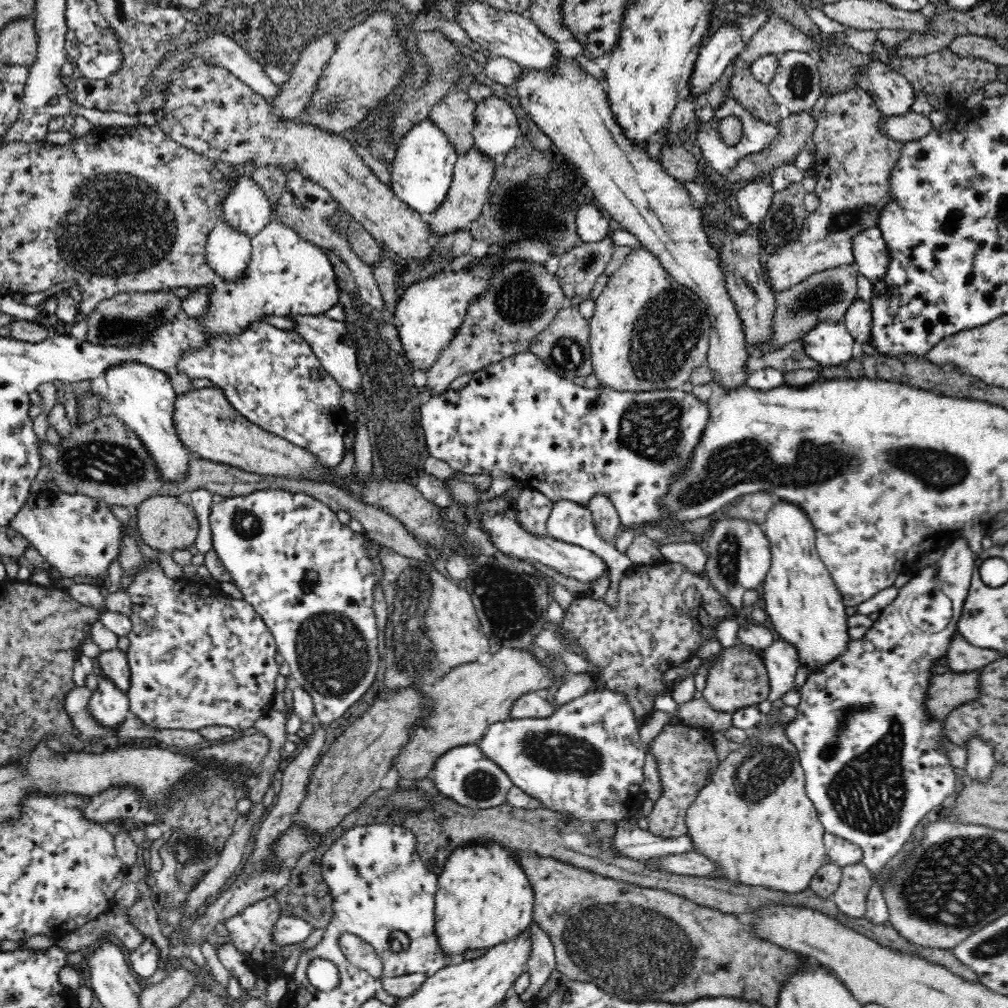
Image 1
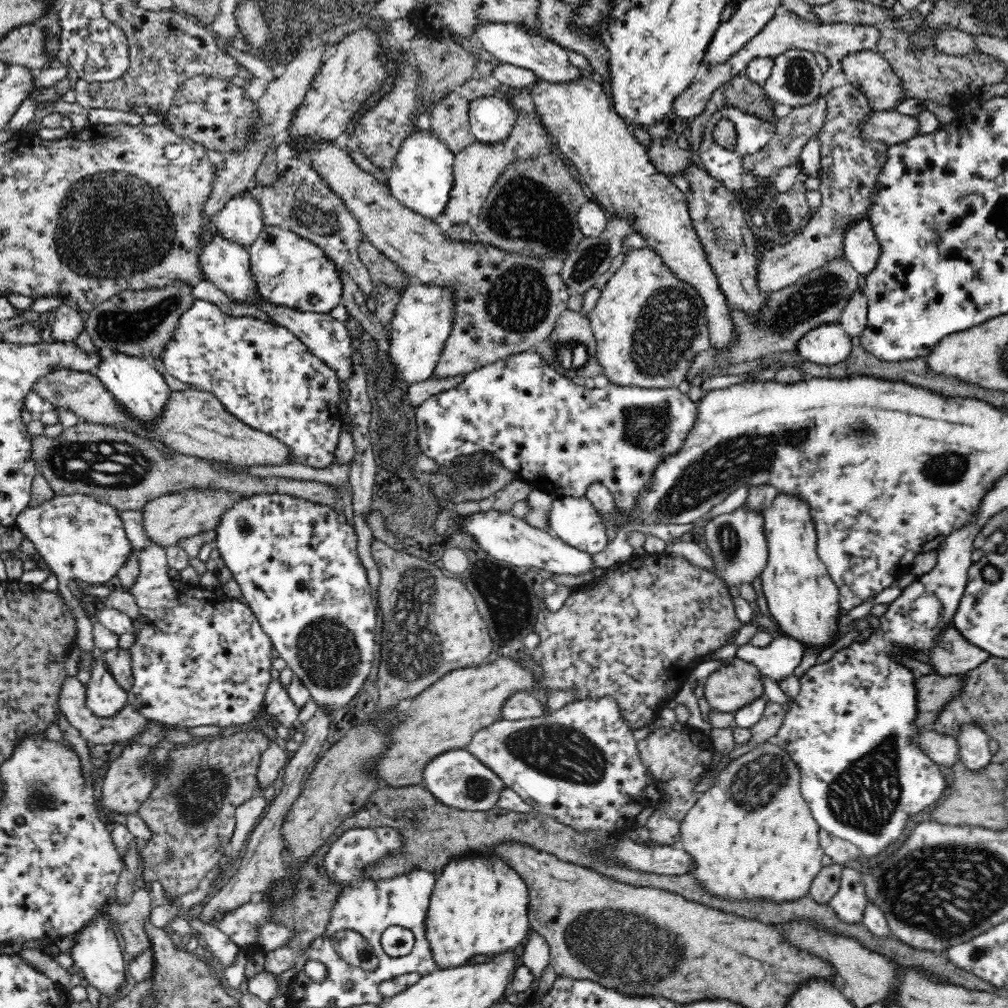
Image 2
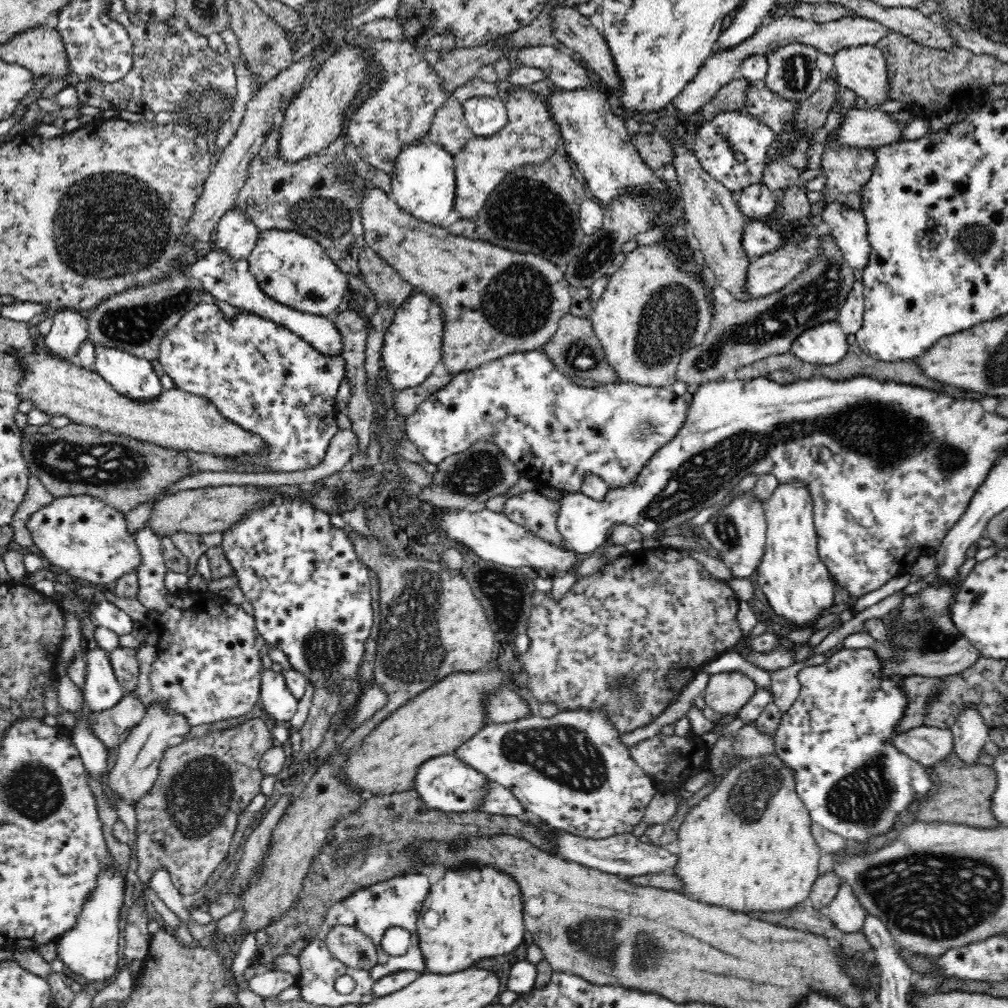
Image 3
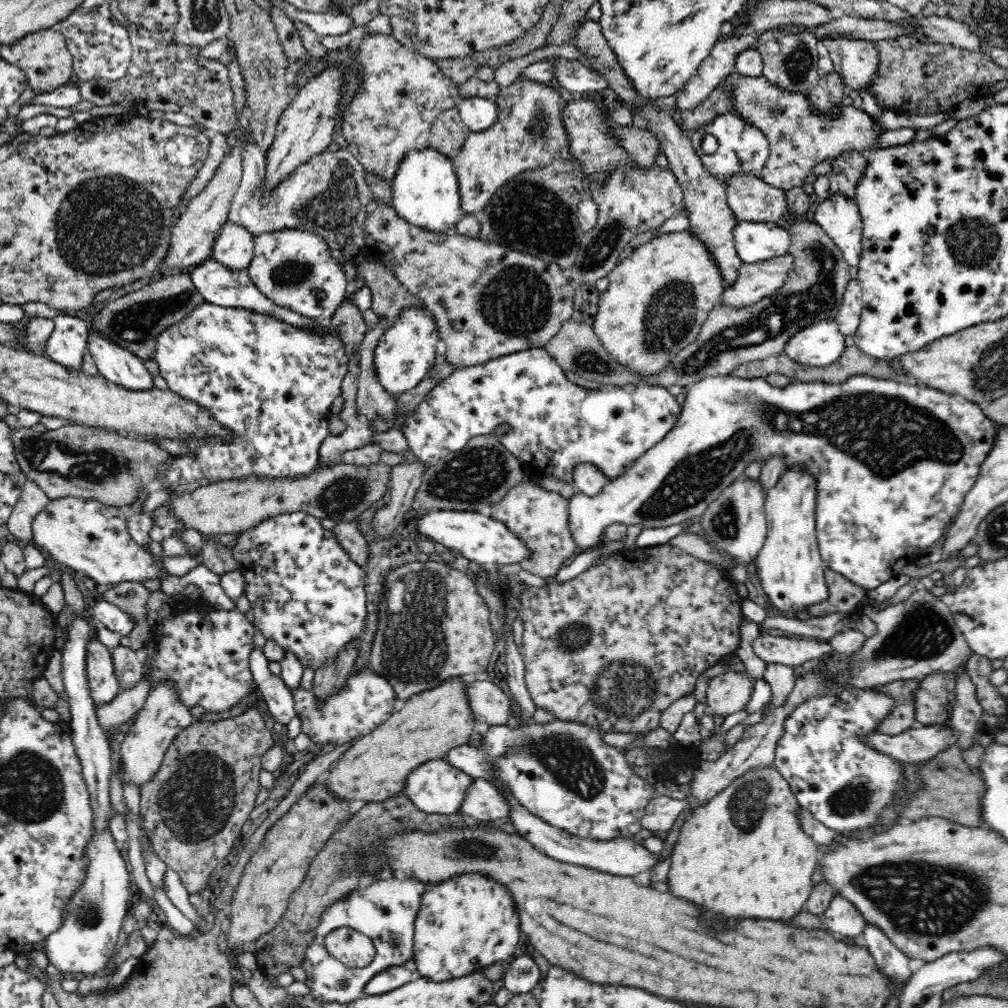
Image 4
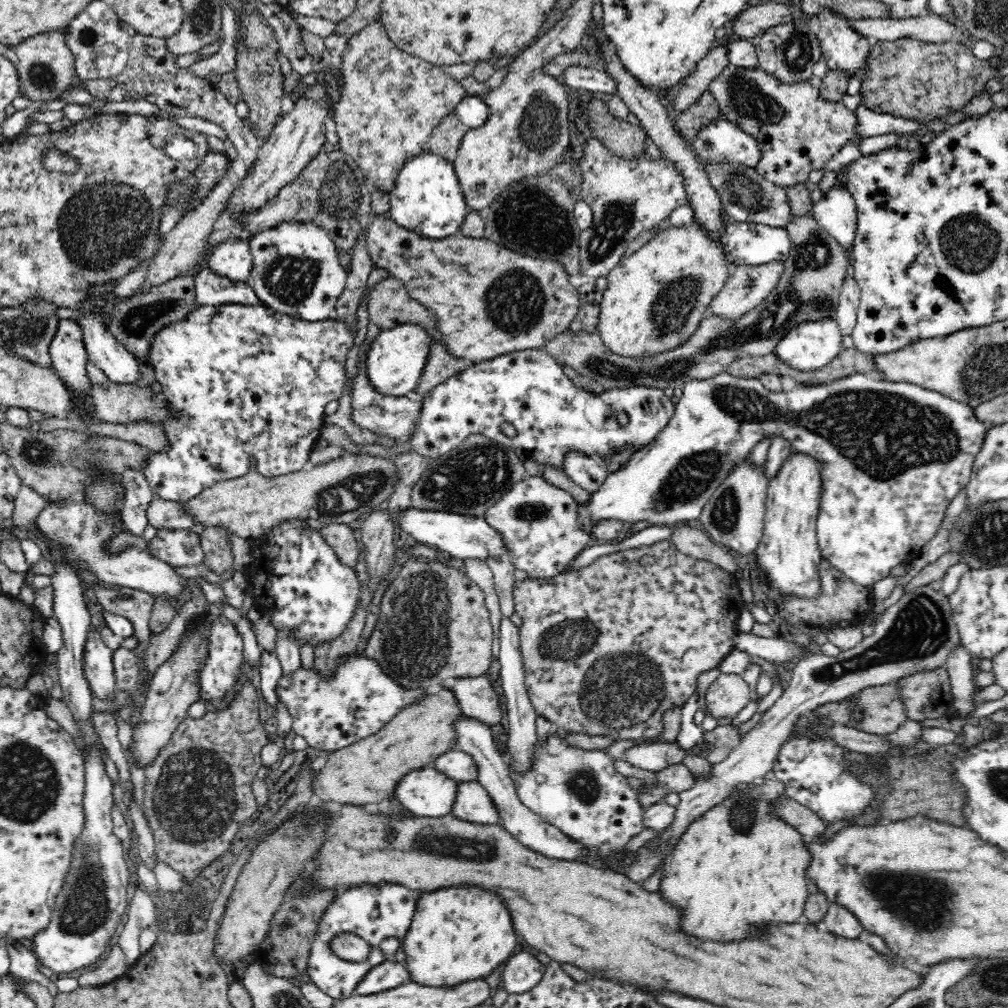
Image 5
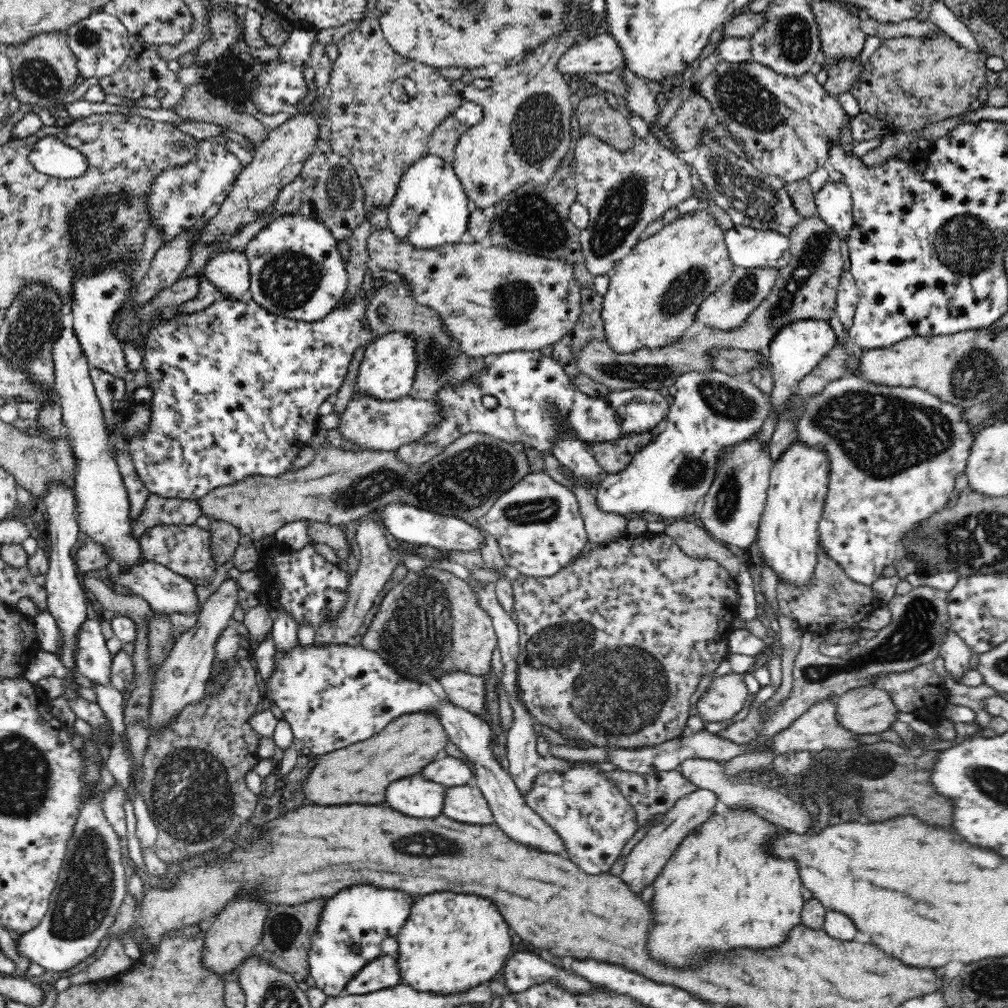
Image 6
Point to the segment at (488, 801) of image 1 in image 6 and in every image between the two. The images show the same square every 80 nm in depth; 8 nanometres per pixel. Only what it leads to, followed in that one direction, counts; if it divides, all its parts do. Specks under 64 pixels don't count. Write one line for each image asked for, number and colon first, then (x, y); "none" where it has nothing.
2: (458, 779)
3: (445, 783)
4: (434, 787)
5: (427, 792)
6: (415, 796)

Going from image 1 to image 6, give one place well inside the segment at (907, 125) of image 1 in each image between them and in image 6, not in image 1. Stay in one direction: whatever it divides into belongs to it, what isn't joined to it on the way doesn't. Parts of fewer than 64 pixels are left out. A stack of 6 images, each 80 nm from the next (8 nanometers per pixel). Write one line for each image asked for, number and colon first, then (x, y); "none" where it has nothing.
2: (890, 128)
3: (869, 128)
4: (800, 138)
5: (798, 132)
6: (787, 123)

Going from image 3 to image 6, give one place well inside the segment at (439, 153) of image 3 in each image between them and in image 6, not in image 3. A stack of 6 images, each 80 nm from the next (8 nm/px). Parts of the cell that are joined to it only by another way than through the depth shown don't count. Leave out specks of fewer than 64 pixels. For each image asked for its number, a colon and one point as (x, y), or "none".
4: (425, 192)
5: (427, 199)
6: (430, 209)

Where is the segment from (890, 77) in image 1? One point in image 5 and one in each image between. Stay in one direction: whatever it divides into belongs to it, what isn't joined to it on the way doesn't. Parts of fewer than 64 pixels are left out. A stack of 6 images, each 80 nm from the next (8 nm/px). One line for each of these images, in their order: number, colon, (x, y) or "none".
2: (869, 71)
3: (863, 69)
4: (856, 60)
5: (843, 47)

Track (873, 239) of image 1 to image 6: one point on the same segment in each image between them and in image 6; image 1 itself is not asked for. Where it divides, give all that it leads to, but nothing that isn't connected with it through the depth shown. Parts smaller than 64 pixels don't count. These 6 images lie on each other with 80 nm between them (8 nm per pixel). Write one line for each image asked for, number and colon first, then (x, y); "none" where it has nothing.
2: (862, 250)
3: (847, 226)
4: (839, 217)
5: (836, 212)
6: (834, 206)

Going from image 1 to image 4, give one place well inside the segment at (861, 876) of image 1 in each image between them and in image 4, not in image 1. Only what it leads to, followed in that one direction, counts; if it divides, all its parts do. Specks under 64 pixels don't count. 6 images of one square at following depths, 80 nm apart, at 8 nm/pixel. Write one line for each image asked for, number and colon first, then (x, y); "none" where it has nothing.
2: (849, 903)
3: (845, 911)
4: (842, 918)

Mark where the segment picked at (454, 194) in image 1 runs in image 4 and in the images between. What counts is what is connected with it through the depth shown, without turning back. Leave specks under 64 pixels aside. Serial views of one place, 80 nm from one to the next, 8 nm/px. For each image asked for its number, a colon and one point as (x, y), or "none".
2: (477, 168)
3: (531, 136)
4: (529, 133)

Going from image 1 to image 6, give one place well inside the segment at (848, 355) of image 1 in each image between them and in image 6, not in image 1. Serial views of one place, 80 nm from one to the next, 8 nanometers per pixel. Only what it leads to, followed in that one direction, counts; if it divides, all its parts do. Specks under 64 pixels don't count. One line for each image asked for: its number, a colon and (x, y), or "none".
2: (827, 344)
3: (825, 344)
4: (817, 345)
5: (809, 346)
6: (796, 349)

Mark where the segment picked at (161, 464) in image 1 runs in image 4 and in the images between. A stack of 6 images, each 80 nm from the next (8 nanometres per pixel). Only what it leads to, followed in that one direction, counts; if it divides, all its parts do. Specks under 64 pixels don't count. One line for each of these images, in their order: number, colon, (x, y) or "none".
2: (142, 391)
3: (131, 376)
4: (116, 365)

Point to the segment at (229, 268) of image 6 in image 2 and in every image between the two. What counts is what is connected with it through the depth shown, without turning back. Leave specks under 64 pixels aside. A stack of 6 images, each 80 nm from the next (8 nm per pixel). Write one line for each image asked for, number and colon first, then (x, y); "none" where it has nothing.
2: (241, 221)
3: (236, 235)
4: (234, 248)
5: (232, 259)

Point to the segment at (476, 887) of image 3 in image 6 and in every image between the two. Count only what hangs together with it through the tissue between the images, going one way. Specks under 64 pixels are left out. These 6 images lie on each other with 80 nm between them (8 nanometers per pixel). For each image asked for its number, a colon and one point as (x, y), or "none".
4: (462, 926)
5: (460, 934)
6: (450, 942)

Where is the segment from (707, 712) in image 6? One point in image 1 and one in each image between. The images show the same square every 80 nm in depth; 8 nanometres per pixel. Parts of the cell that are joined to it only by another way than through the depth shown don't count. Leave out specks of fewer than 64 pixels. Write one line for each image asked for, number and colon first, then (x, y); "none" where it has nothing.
1: (738, 679)
2: (731, 687)
3: (727, 692)
4: (730, 692)
5: (726, 696)

